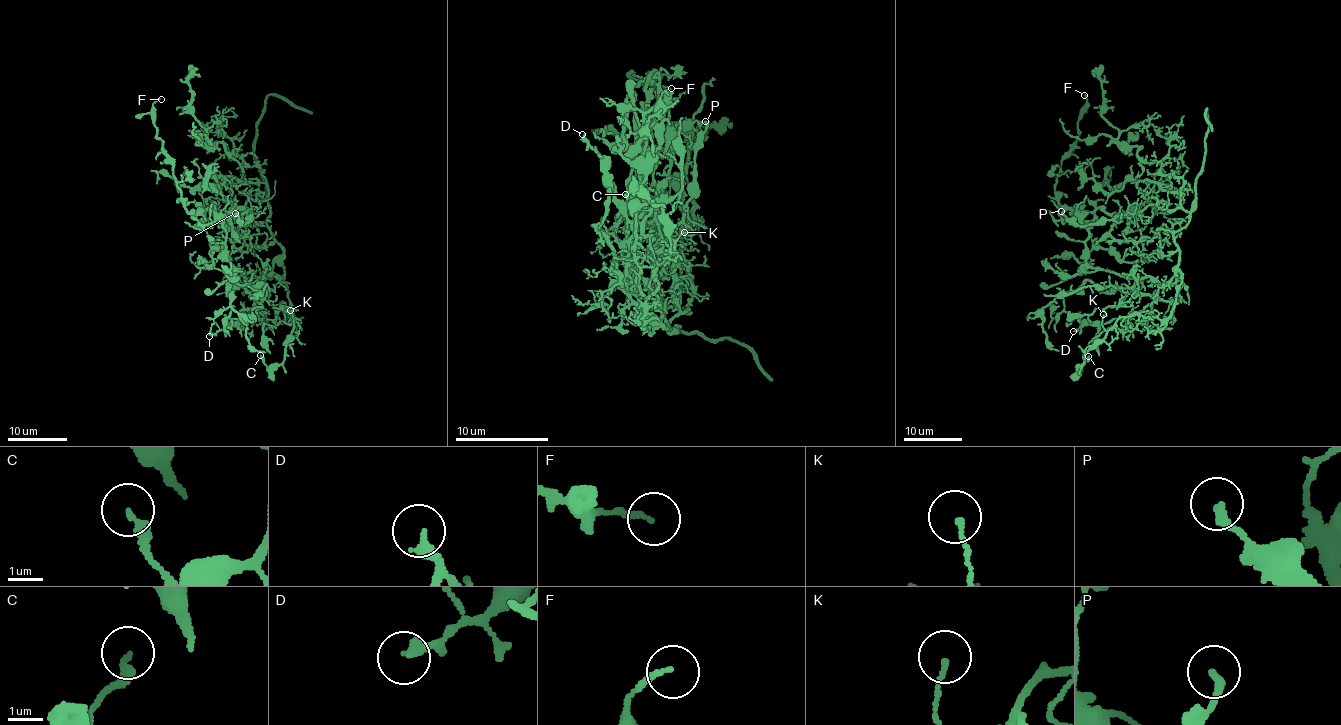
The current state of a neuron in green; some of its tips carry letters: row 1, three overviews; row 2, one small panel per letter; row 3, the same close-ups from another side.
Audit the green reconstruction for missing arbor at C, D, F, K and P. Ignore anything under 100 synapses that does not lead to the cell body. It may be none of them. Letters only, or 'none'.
none

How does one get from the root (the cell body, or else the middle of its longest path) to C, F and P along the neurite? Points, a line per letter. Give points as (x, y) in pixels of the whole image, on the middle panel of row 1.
C: (642, 257), (638, 273), (664, 326), (648, 333), (641, 328), (655, 270), (675, 249), (660, 205), (625, 194)
F: (642, 257), (660, 235), (661, 192), (645, 143), (653, 69), (659, 71), (648, 85), (651, 79), (671, 88)
P: (642, 257), (657, 242), (651, 246), (647, 238), (655, 211), (667, 225), (680, 221), (705, 121)

